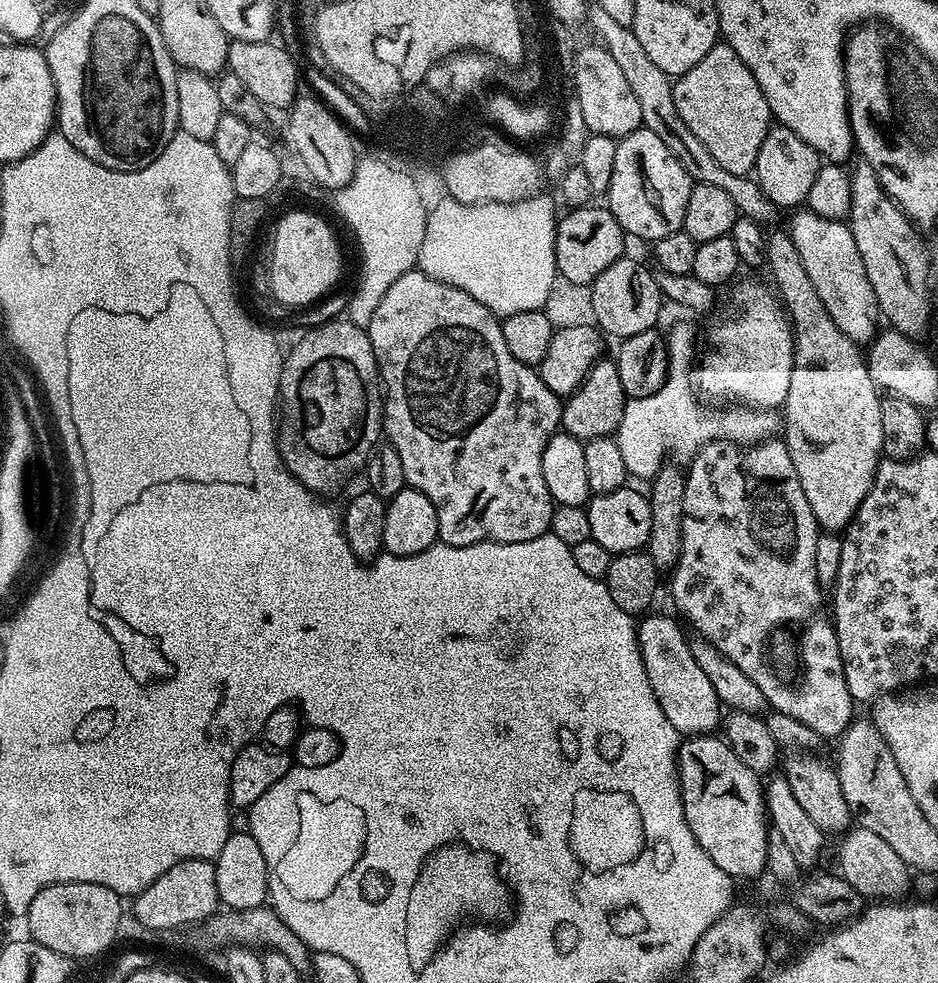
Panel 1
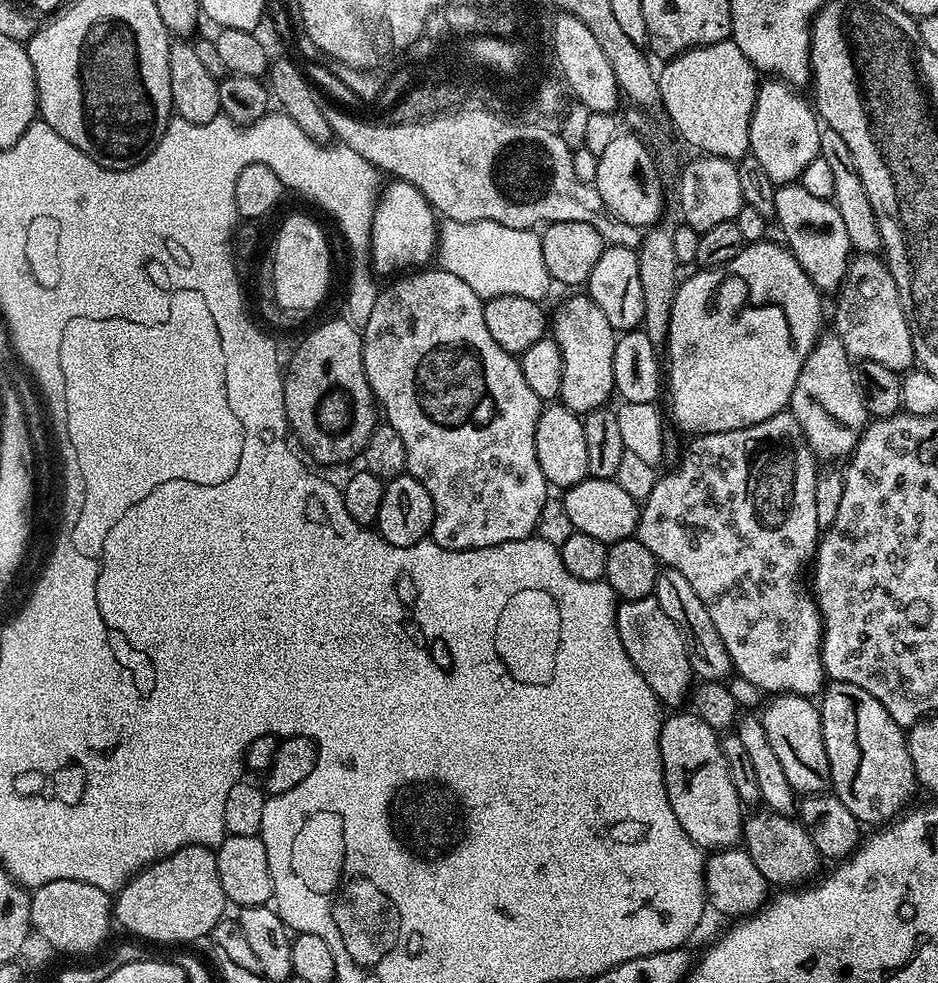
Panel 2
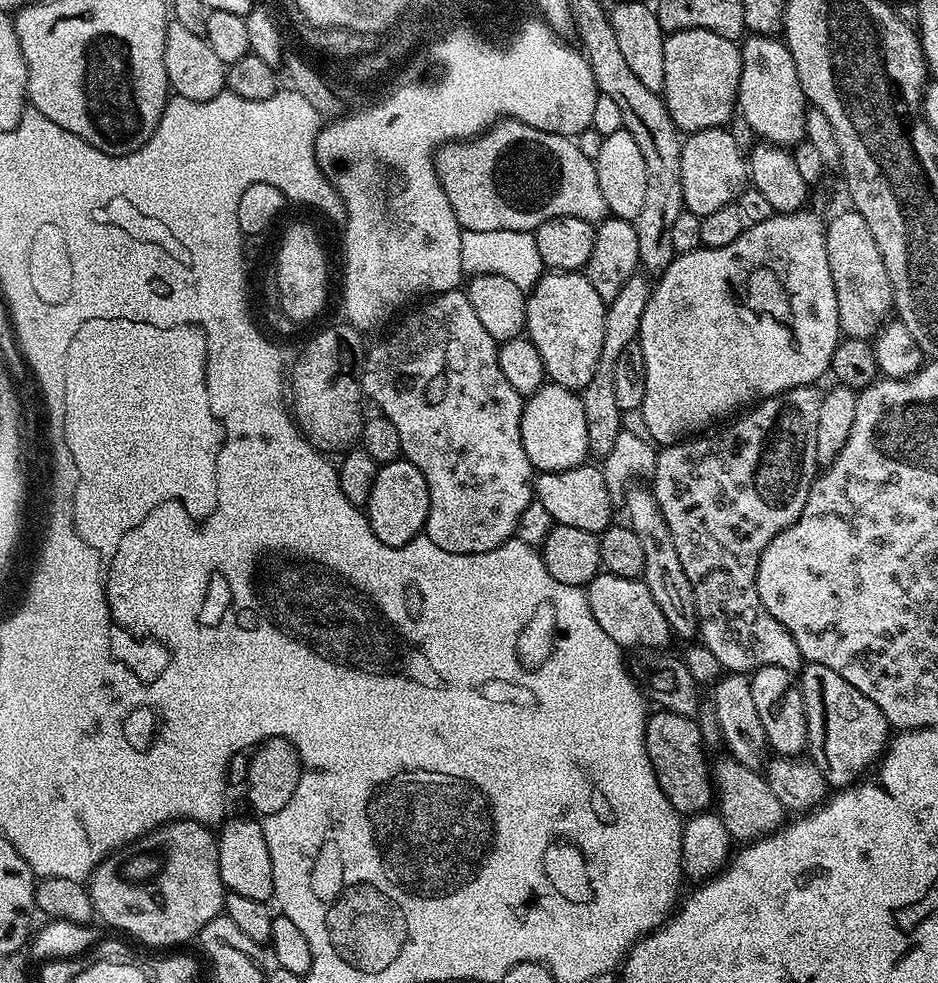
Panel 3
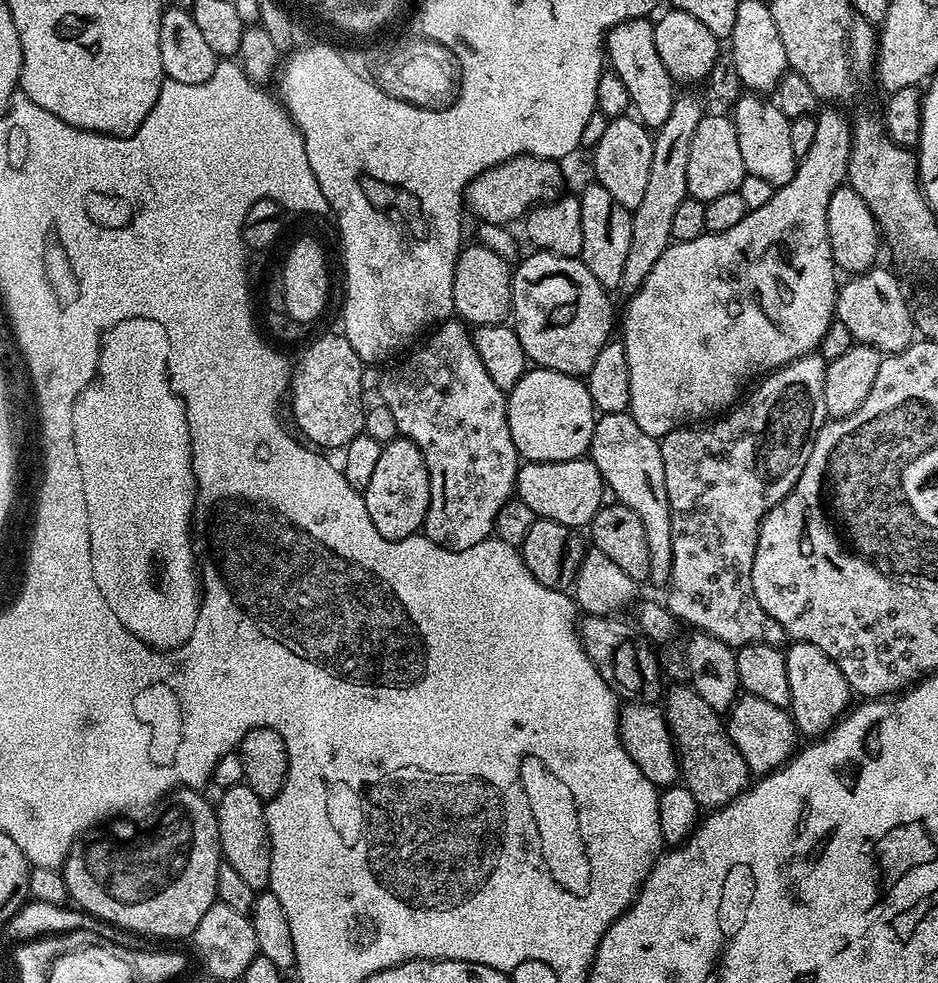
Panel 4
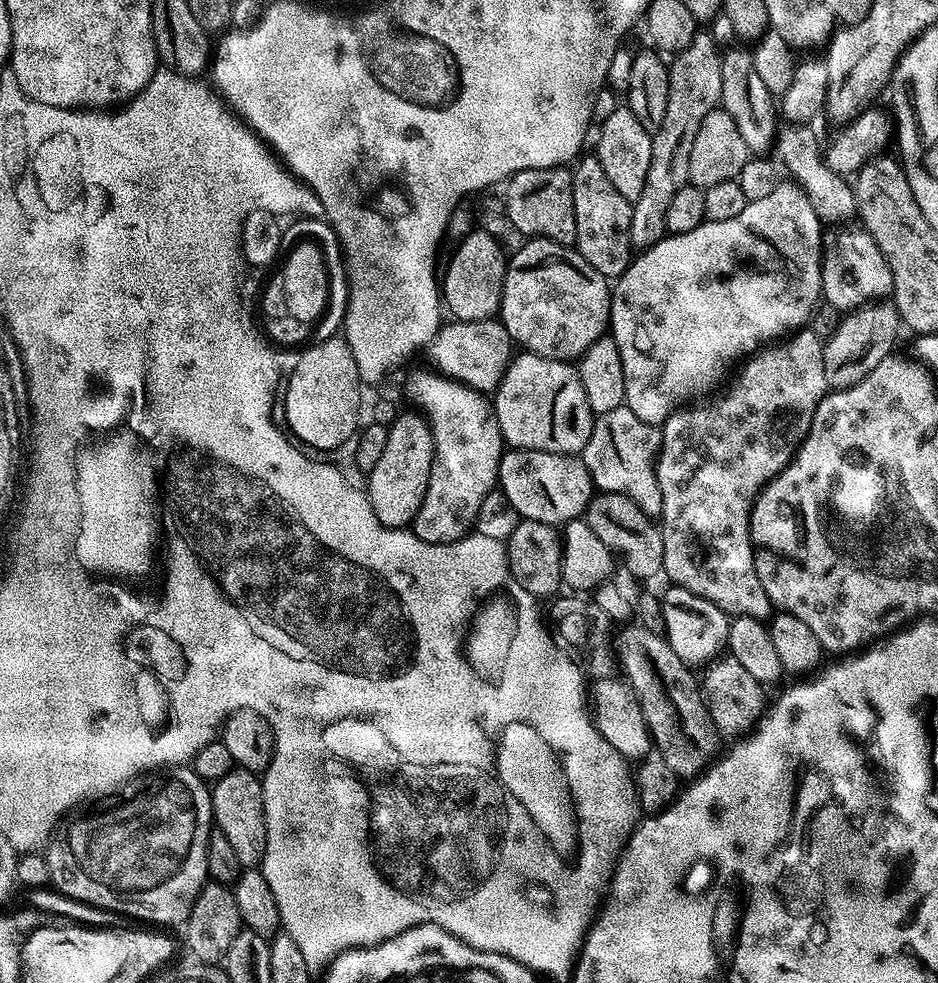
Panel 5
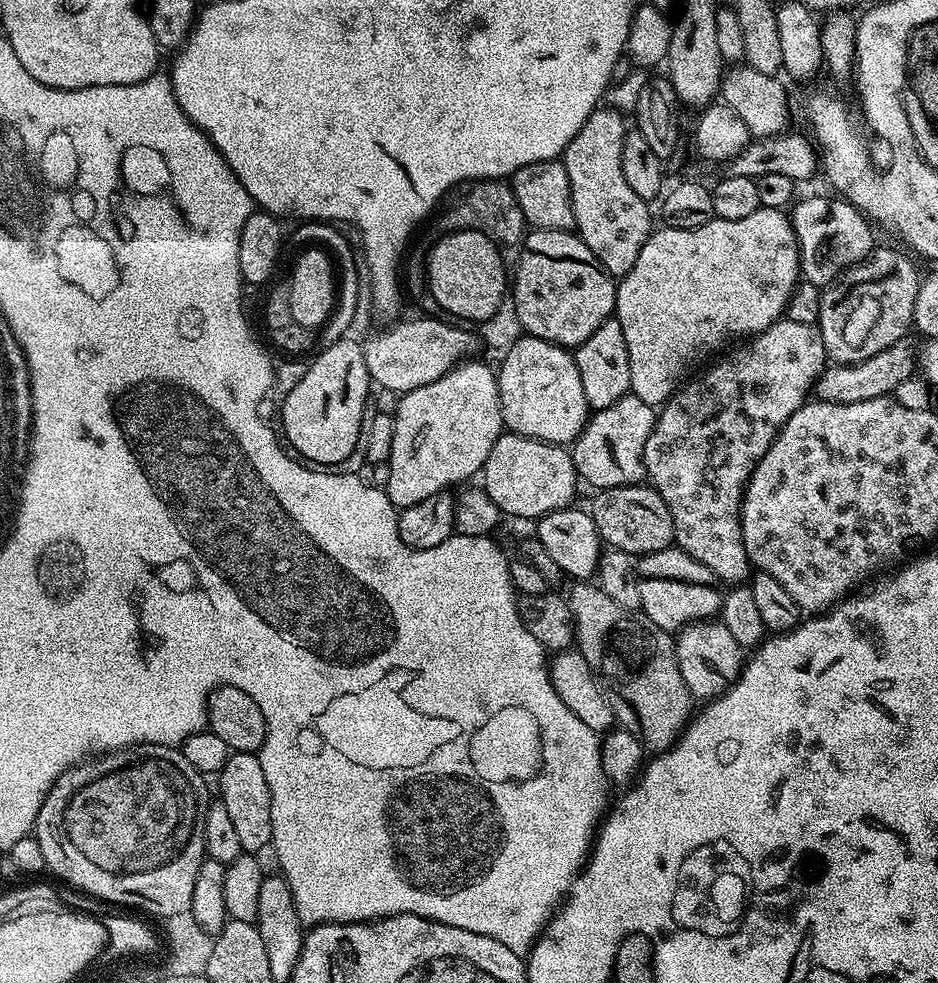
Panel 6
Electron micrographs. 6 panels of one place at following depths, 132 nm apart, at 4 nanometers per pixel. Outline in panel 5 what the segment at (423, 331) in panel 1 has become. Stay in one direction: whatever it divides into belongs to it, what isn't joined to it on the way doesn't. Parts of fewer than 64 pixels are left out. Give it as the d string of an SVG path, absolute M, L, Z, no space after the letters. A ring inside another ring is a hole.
M412 372L404 384L409 398L424 406L423 411L431 423L432 436L436 442L436 458L432 462L430 482L426 486L426 498L422 498L422 506L411 522L410 531L427 544L449 544L473 531L478 506L482 506L482 498L486 498L486 494L490 494L497 487L500 460L504 457L506 445L496 421L493 405L485 393L476 392L457 380L429 373Z

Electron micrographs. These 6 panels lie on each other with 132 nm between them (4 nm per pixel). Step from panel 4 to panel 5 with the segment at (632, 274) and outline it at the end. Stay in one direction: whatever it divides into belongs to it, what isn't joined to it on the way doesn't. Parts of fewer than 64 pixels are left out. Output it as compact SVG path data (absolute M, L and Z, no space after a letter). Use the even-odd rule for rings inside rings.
M697 31L690 46L679 49L668 64L670 78L670 99L666 102L666 118L662 130L652 138L650 171L646 174L646 186L642 194L632 204L630 236L632 247L643 250L664 239L668 232L666 209L678 190L688 183L690 174L690 153L694 147L694 137L702 130L702 121L710 110L720 107L722 98L722 48L712 37L711 31Z

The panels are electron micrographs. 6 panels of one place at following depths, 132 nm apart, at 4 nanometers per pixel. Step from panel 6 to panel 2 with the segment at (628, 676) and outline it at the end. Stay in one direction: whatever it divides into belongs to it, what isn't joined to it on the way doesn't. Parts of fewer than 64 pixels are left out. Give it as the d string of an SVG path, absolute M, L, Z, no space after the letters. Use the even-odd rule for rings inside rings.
M759 811L749 820L747 817L742 824L742 844L750 858L754 858L754 866L762 870L772 886L800 886L811 881L821 871L822 857L804 825L799 819L784 816L780 812Z

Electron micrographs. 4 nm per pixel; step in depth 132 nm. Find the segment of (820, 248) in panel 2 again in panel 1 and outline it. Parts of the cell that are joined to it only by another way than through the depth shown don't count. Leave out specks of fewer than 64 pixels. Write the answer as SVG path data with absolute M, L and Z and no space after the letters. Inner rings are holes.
M807 210L797 211L793 216L796 217L792 220L790 235L794 246L798 246L798 258L802 258L802 266L806 266L806 274L814 290L818 290L818 298L822 298L822 306L826 306L830 318L834 318L834 326L855 344L871 344L878 335L882 317L874 298L874 286L870 286L866 266L862 266L862 254L858 254L858 246L854 246L854 234L843 220L822 218Z

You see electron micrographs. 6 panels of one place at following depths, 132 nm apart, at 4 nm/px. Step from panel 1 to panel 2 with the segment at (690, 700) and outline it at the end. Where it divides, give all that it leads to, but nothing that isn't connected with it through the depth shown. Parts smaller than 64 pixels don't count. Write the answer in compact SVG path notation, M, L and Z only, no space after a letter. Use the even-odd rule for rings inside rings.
M655 595L617 603L616 625L618 638L622 638L622 646L626 654L630 654L630 662L634 662L638 674L646 678L646 686L650 686L661 705L668 707L669 704L669 709L679 709L694 687L692 663L678 626L674 626L666 610L658 606Z

